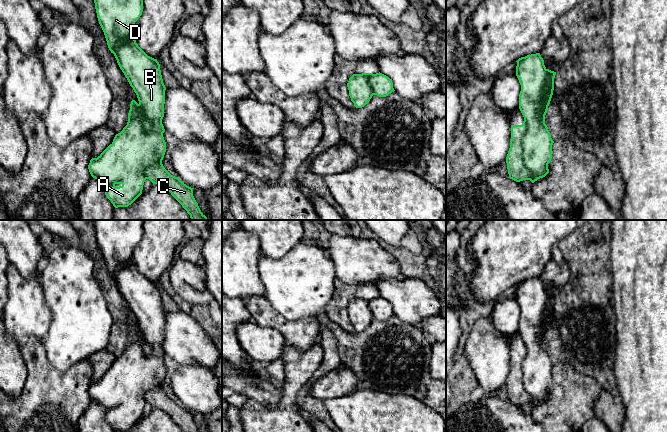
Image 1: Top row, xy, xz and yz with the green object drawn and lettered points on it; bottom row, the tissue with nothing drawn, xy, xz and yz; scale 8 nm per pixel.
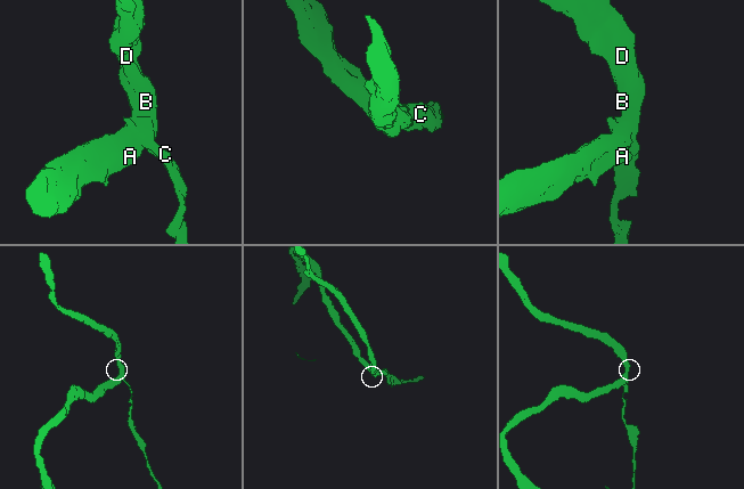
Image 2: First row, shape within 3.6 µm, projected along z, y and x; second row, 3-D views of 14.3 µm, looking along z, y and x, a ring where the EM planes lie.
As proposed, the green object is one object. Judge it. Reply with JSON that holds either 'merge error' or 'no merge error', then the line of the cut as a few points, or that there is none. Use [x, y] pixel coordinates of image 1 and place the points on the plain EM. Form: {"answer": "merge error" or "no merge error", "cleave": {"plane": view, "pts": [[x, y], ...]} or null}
{"answer": "merge error", "cleave": {"plane": "yz", "pts": [[524, 343], [525, 356], [522, 361], [522, 386], [537, 403]]}}

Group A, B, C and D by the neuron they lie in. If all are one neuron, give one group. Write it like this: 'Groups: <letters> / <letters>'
Groups: A B D / C

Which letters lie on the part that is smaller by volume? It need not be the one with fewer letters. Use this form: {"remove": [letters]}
{"remove": ["C"]}

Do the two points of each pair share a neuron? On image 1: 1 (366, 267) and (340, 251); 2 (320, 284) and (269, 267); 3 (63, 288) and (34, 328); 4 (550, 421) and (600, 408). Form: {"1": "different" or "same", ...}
{"1": "same", "2": "same", "3": "different", "4": "different"}

